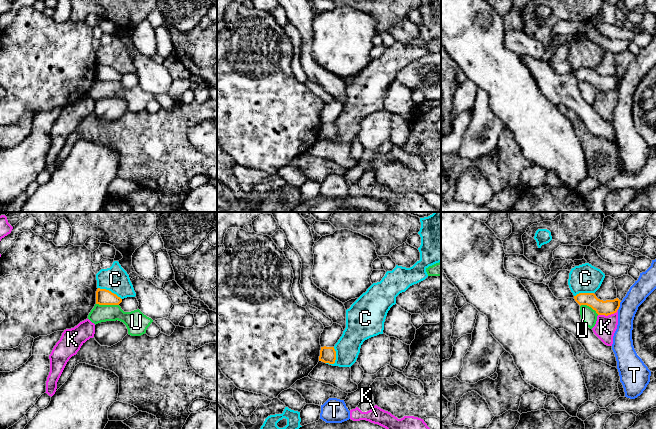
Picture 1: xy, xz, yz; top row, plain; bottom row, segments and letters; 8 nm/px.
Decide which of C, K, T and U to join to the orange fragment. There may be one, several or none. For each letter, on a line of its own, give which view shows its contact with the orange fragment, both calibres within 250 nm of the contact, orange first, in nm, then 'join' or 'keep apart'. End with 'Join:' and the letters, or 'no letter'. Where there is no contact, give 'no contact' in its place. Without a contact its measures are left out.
C: meets orange in xz; 130 nm thick on the orange side, 200 nm on the other; keep apart
K: meets orange in yz; 120 nm thick on the orange side, 170 nm on the other; keep apart
T: meets orange in yz; 120 nm thick on the orange side, 160 nm on the other; keep apart
U: meets orange in xy; 130 nm thick on the orange side, 150 nm on the other; keep apart
Join: no letter

